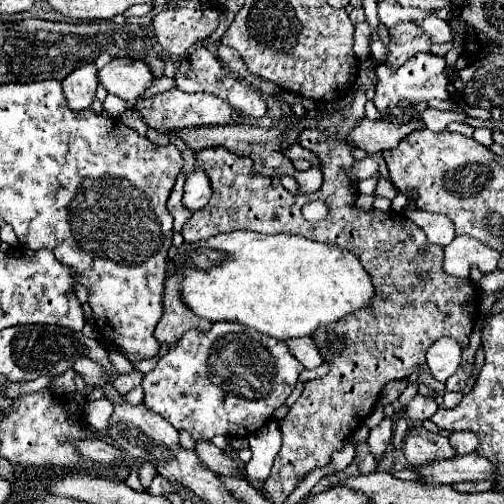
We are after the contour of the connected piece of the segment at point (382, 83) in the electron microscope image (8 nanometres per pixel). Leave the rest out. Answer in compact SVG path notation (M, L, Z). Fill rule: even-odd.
M417 53L415 57L411 57L411 61L407 61L403 67L393 69L387 63L377 65L375 69L377 75L377 85L375 85L375 107L381 111L383 117L389 115L389 109L397 107L399 101L401 103L411 103L417 105L421 101L431 101L431 99L449 99L449 77L447 77L447 63L445 57L441 55L433 55L433 53Z

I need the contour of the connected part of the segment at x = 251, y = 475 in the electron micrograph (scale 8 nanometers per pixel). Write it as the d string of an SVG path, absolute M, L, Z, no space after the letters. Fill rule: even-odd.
M271 419L265 427L248 437L252 451L251 461L245 465L245 475L253 483L263 483L269 473L275 455L281 449L281 433L279 433L279 421Z

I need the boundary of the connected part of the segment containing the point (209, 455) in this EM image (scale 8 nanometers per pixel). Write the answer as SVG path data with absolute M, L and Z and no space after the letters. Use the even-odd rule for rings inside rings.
M199 441L197 447L195 447L195 451L201 457L201 461L205 465L209 465L215 473L231 473L235 477L243 477L241 465L231 455L227 455L225 451L221 451L219 447L215 447L213 443Z

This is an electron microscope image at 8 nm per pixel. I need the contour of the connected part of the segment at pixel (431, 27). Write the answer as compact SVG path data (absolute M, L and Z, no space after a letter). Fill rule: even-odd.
M429 13L421 23L417 23L419 27L423 27L423 31L427 35L431 35L433 43L451 43L453 41L453 33L447 21L437 19L433 13Z

